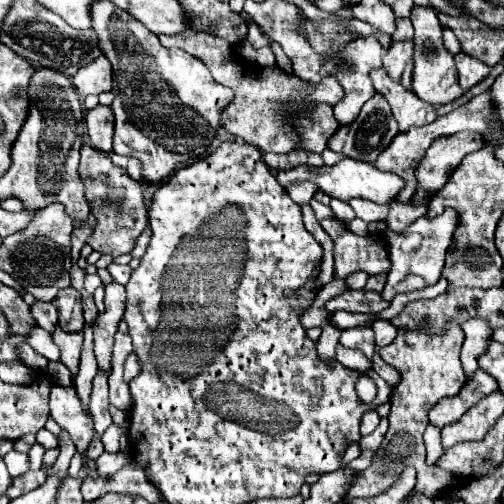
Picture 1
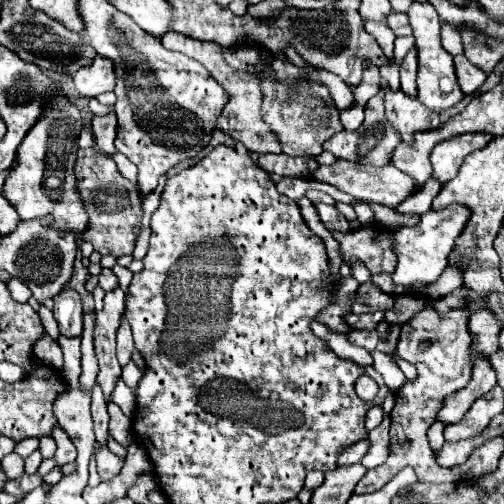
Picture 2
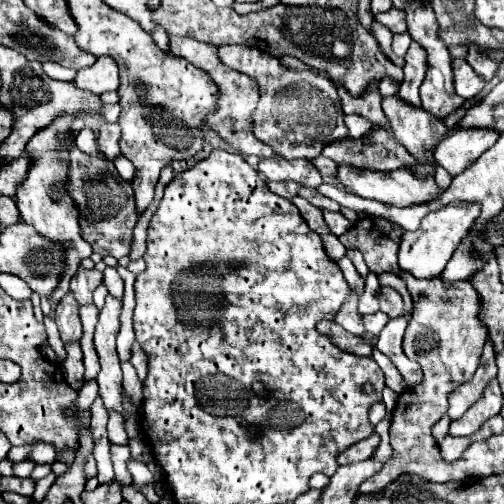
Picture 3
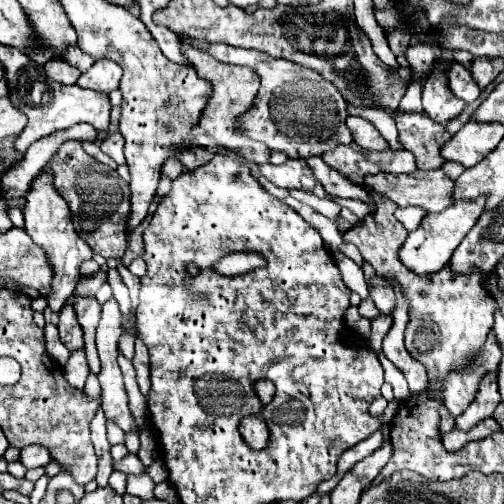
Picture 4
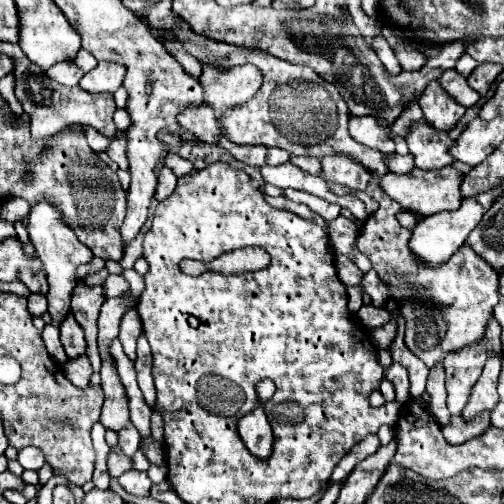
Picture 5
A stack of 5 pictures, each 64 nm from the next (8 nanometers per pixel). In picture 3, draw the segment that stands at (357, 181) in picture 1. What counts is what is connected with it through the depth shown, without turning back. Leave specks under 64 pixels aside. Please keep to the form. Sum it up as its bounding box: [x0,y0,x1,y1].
[334,164,440,208]

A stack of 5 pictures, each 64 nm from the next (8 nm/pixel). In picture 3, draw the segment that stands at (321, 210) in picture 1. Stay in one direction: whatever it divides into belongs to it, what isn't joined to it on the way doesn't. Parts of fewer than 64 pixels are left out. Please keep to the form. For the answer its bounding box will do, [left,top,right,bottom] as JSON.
[323,210,352,237]

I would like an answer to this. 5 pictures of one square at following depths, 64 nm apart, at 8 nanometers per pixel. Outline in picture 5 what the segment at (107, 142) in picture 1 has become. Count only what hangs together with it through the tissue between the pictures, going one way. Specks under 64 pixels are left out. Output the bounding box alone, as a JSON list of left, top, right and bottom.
[106,134,128,170]

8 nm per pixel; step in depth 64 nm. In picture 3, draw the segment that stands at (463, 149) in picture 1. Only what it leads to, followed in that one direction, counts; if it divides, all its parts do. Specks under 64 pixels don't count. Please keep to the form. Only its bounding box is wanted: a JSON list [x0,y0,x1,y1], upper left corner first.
[434,128,498,174]

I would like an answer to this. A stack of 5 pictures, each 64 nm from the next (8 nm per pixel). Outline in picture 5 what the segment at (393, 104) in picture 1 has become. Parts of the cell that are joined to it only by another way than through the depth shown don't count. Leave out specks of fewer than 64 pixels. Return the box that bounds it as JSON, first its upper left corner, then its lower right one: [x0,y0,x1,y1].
[406,120,454,170]

